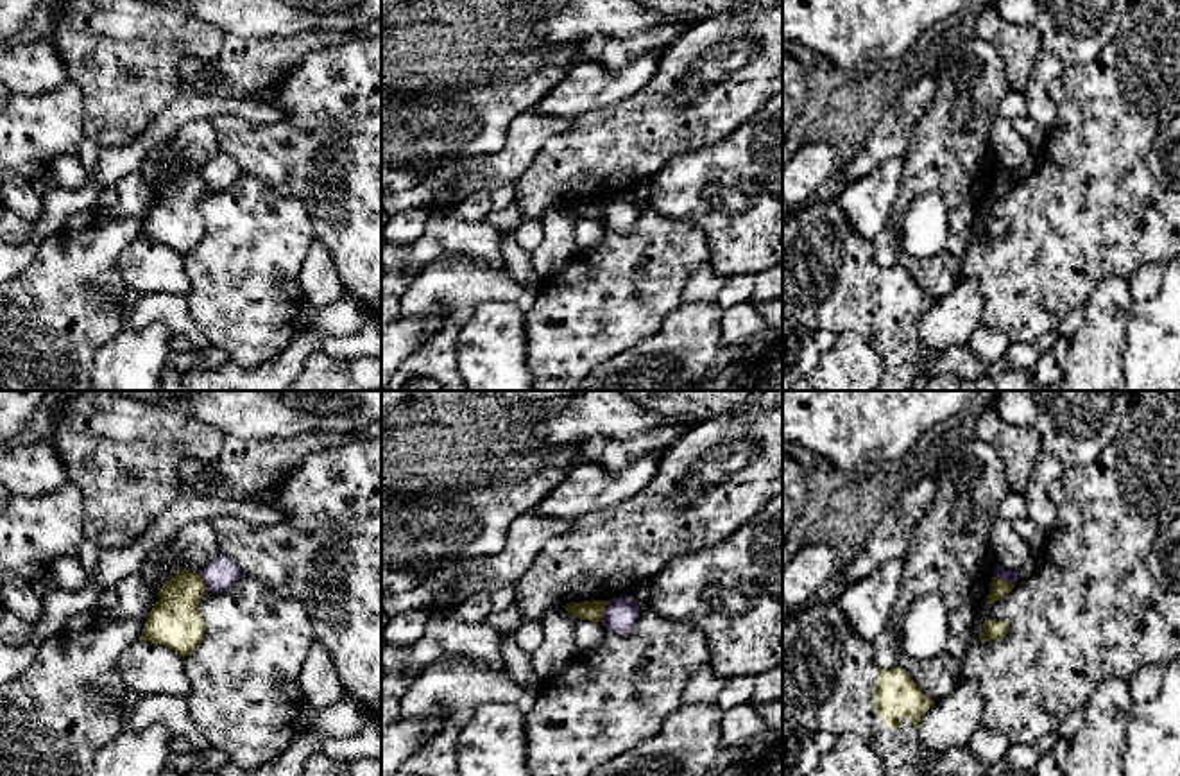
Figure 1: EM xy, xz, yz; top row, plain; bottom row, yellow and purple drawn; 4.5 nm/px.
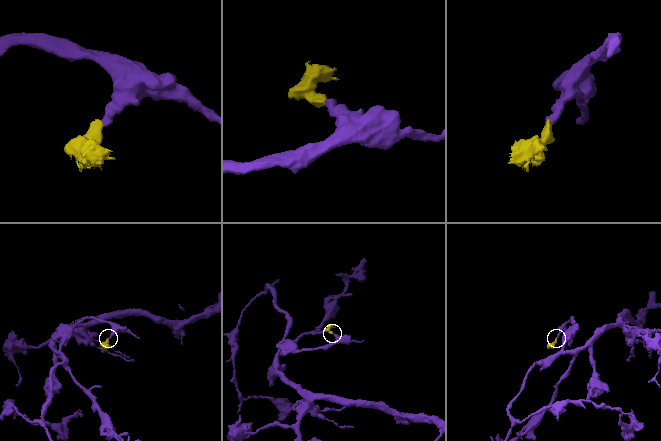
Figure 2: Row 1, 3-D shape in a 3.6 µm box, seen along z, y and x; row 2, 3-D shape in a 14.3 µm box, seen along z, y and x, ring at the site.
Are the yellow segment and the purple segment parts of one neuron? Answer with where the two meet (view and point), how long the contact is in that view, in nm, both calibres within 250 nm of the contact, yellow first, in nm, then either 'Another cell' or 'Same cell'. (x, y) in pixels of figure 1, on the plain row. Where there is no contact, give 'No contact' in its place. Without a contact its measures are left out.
Touches yellow at xz (602, 210). Shared border 110 nm. Thickness 90 nm (yellow) against 150 nm. Another cell

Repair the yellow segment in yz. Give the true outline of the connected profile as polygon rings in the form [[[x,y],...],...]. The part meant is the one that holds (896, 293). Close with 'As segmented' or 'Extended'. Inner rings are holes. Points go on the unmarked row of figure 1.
[[[834,194],[800,206],[782,226],[782,317],[811,330],[859,335],[883,362],[876,391],[911,389],[920,364],[915,328],[931,303],[904,267],[874,262],[872,240],[851,228]]]. Extended

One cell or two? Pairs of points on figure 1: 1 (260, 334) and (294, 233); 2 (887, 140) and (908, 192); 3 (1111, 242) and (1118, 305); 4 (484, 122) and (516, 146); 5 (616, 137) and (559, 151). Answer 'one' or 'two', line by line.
1: one
2: two
3: two
4: two
5: one

